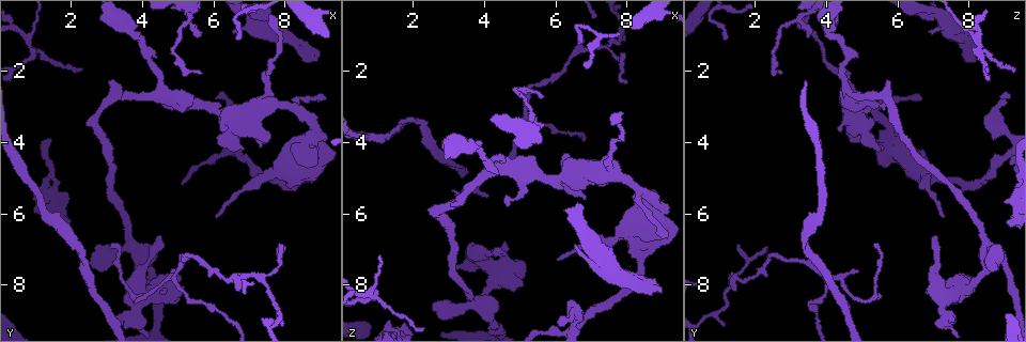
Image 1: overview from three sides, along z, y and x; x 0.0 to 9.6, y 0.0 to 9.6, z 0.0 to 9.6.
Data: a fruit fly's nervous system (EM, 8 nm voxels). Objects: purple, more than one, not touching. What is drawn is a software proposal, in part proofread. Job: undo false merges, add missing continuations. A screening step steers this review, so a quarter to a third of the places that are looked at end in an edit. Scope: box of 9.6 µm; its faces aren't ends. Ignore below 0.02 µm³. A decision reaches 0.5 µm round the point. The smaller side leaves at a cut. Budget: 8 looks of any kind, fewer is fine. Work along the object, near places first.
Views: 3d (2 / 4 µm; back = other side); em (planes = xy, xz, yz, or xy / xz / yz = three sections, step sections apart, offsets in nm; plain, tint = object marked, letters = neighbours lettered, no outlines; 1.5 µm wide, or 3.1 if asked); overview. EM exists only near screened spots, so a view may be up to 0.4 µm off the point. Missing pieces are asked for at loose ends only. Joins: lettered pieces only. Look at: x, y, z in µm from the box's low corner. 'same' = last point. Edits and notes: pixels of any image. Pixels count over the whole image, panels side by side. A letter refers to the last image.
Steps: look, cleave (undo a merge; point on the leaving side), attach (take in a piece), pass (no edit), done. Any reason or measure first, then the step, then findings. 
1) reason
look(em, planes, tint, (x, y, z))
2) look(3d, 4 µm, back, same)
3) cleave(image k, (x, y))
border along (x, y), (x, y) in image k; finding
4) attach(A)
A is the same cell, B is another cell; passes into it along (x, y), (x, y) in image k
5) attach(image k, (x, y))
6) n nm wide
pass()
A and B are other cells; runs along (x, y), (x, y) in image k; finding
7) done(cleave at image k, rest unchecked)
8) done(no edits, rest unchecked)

thin end
look(3d, 4 µm, (8.00, 6.95, 2.30))

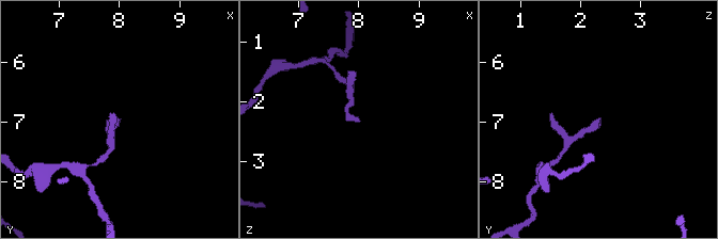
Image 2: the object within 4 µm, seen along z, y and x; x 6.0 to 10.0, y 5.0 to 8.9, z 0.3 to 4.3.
look(em, planes, letters, (8.00, 6.95, 2.35))

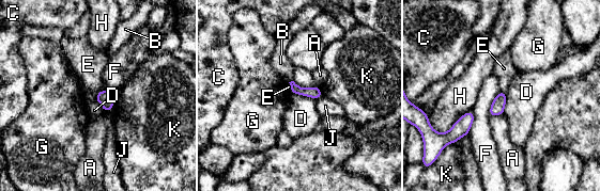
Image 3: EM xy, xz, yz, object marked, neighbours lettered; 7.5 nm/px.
90 nm wide; H touches over 260 nm
pass()
A, B, C, D, E, F, G, H, J and K are other cells; no lettered piece goes on from it

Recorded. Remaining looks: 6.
sudden change in width
look(em, planes, letters, (3.70, 0.85, 4.05))

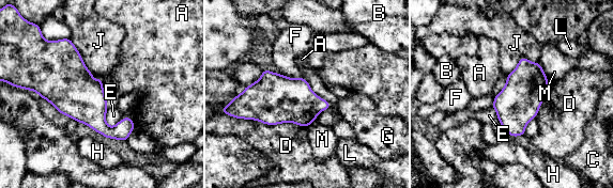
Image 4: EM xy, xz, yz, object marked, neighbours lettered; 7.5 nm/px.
280 nm wide; D touches over 500 nm
pass()
A, B, C, D, E, F, G, H, J, L and M are other cells; continuous, no second neuron

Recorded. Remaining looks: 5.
thick turns thin
look(3d, 4 µm, (7.65, 4.95, 6.75))

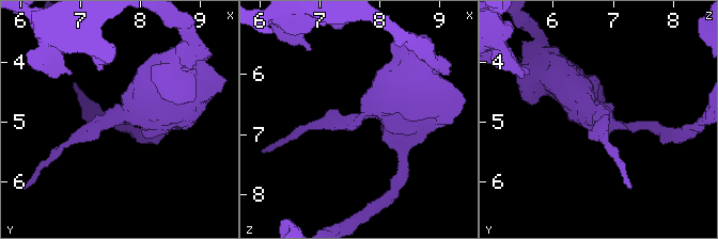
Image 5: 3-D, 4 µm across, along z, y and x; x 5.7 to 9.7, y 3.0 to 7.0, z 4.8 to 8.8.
arms of 200, 600 nm
look(em, xz, step 8, letters, (7.60, 4.90, 6.75))

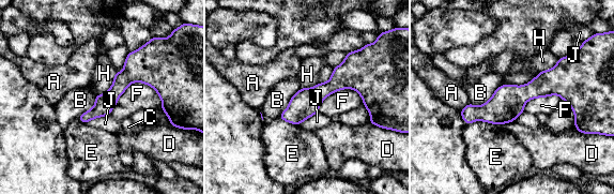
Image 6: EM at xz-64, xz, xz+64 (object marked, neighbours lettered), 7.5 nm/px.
150 nm wide
pass()
A, B, C, D, E, F, H and J are other cells; runs along (577, 93), (536, 88), (497, 110), (463, 114) in image 6; one neuron here

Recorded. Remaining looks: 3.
done(no edits, rest unchecked)

